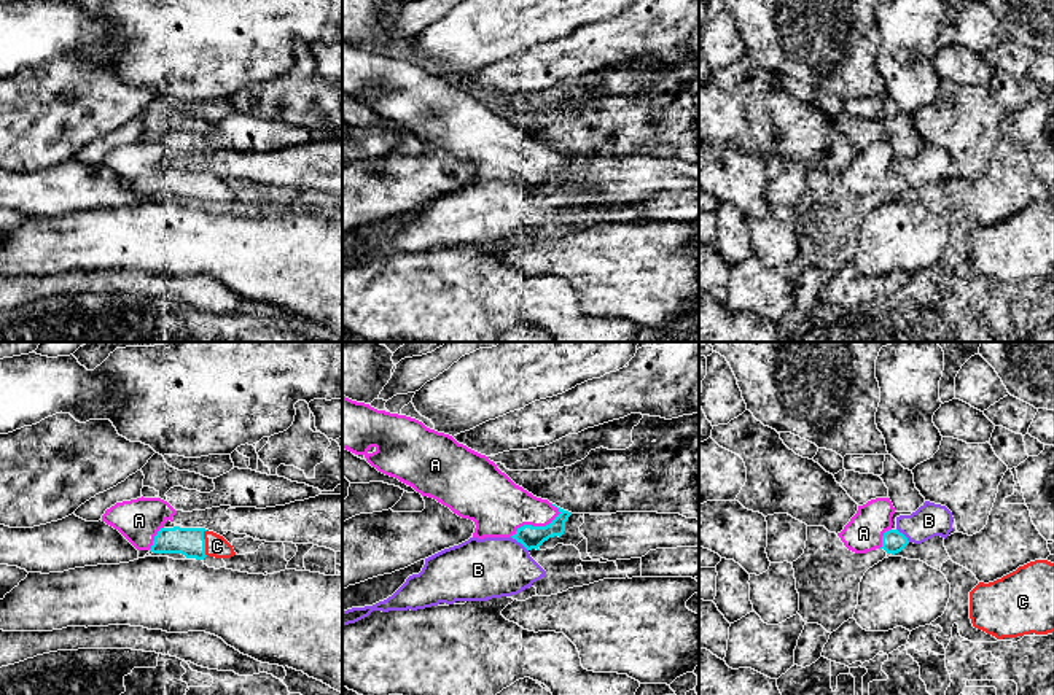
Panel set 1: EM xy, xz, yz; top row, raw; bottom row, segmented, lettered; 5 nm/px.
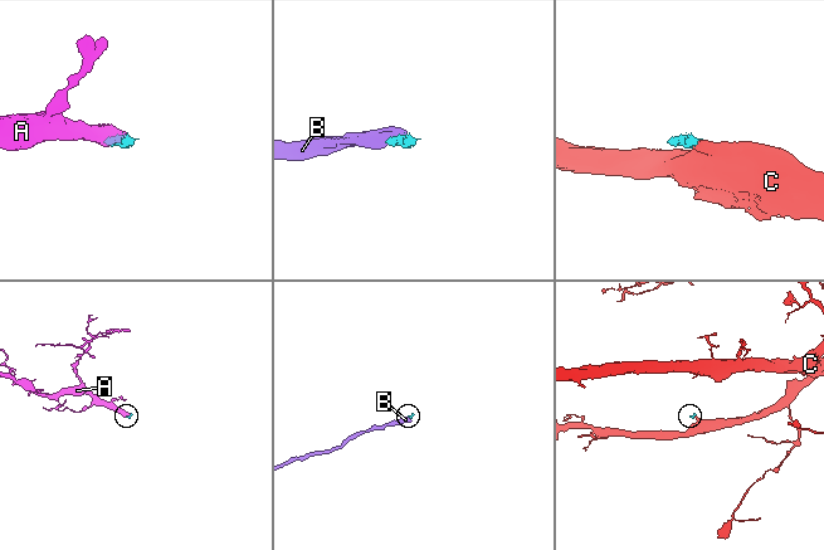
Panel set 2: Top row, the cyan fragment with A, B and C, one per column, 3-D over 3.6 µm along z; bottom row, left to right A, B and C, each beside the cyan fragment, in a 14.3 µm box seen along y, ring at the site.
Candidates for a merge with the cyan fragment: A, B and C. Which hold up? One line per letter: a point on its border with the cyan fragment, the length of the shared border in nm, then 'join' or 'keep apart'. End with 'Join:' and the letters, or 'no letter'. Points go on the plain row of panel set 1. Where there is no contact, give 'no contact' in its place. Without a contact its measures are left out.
A: meets cyan in xz at (535, 170); contact 300 nm long; join
B: meets cyan in xz at (519, 185); contact 120 nm long; keep apart
C: meets cyan in xy at (204, 186); contact 140 nm long; join
Join: A, C

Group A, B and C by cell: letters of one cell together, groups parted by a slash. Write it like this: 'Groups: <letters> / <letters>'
Groups: A C / B

